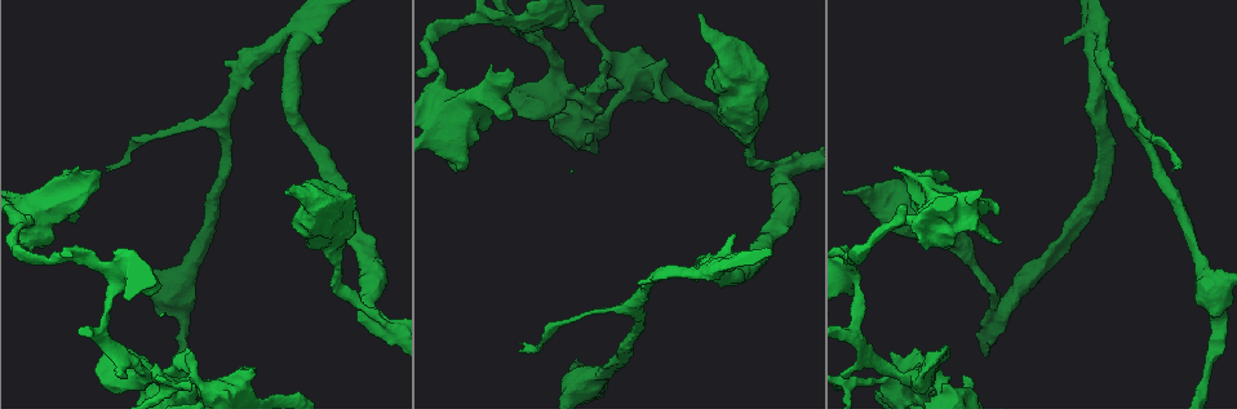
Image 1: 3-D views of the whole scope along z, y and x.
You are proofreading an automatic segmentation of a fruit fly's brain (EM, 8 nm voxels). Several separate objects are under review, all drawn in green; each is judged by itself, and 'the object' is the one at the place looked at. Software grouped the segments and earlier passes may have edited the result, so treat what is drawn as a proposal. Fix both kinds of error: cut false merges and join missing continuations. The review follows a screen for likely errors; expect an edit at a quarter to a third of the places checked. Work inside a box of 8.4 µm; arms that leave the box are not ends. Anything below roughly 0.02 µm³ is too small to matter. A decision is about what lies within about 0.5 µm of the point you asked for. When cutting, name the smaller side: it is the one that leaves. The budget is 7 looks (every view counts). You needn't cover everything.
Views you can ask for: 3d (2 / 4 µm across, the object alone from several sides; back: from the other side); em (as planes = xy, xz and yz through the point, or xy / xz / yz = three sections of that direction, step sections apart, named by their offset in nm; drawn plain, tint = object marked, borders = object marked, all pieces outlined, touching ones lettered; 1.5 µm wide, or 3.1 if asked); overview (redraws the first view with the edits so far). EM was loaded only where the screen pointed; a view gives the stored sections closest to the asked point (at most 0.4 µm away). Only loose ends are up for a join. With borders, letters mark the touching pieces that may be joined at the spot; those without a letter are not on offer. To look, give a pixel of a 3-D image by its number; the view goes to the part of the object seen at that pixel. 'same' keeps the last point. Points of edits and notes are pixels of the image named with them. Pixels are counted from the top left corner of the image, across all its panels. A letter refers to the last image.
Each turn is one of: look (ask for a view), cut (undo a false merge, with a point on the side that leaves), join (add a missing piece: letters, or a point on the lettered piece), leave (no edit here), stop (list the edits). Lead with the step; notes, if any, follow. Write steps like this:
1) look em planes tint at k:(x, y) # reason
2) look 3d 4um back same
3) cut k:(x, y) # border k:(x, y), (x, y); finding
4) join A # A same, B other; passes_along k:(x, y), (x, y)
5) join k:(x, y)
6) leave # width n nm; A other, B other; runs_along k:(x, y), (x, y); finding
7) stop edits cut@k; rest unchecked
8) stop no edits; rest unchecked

look em xz step 4 tint at 1:(109, 171) # thin end

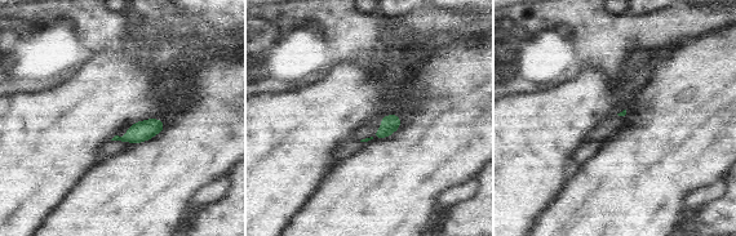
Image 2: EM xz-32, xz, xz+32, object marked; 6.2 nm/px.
look em xy step 4 borders same

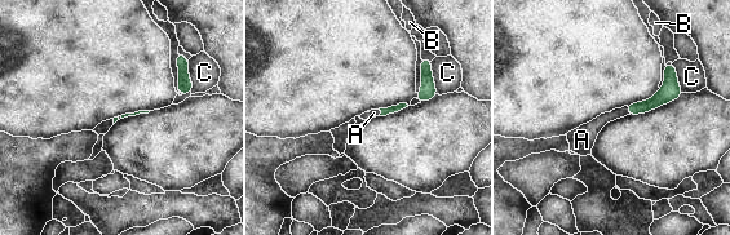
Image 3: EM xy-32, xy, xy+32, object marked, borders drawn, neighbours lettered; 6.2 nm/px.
join A # A same, B other, C other; passes_along 3:(666, 94), (628, 109), (594, 127); the neuron continues

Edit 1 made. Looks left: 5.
look overview

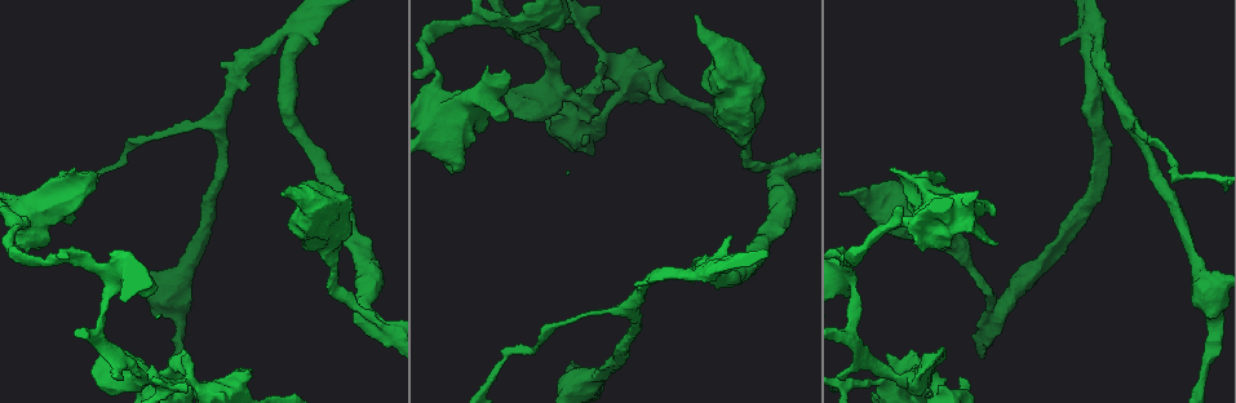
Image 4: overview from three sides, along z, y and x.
look 3d 2um at 4:(457, 170)

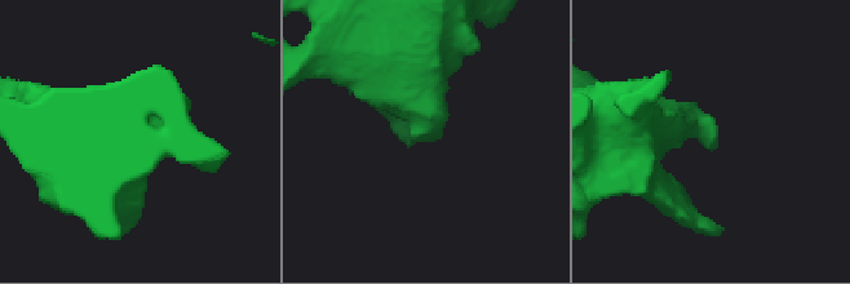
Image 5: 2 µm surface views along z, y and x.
look em xy step 4 borders at 5:(433, 135)

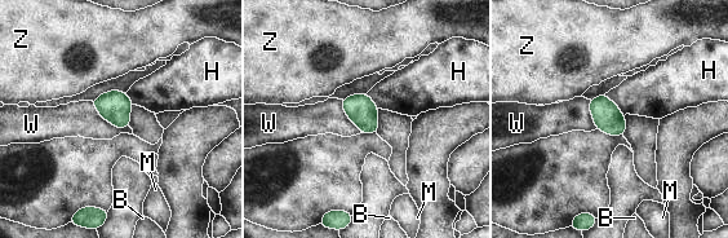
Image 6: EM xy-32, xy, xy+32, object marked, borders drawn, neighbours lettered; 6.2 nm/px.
leave # B other, H other, M other, W other, Z other; none of them fits

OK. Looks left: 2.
look 3d 4um at 4:(891, 222) # calibre changes

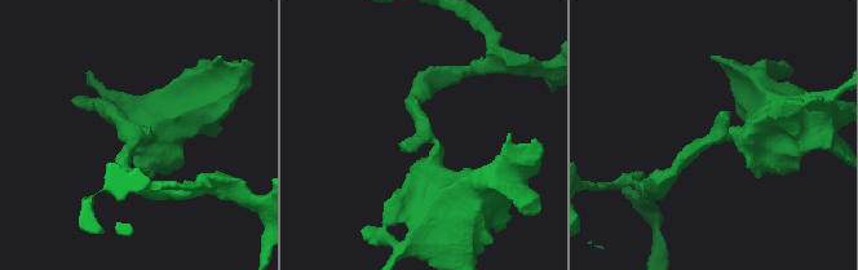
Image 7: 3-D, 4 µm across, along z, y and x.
look em planes borders at 7:(713, 136) # arm_widths 190, 550 nm

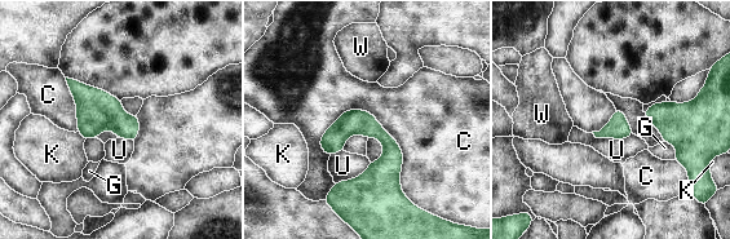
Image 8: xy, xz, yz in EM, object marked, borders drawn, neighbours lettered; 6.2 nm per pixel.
leave # C other, G other, K other, U other, W other; border 8:(344, 111), (396, 141), (408, 198); continuous, no second neuron

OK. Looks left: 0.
stop edits join@3; rest unchecked

